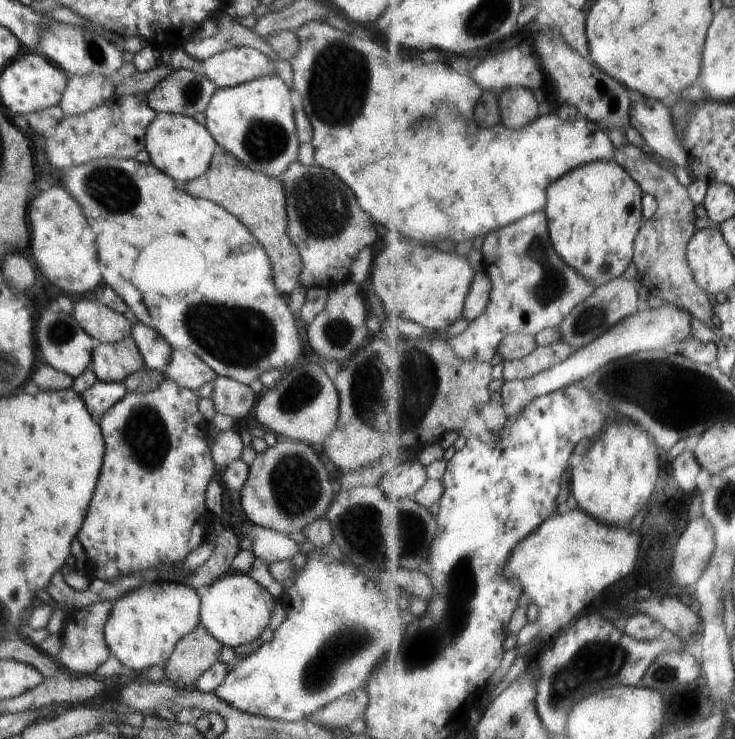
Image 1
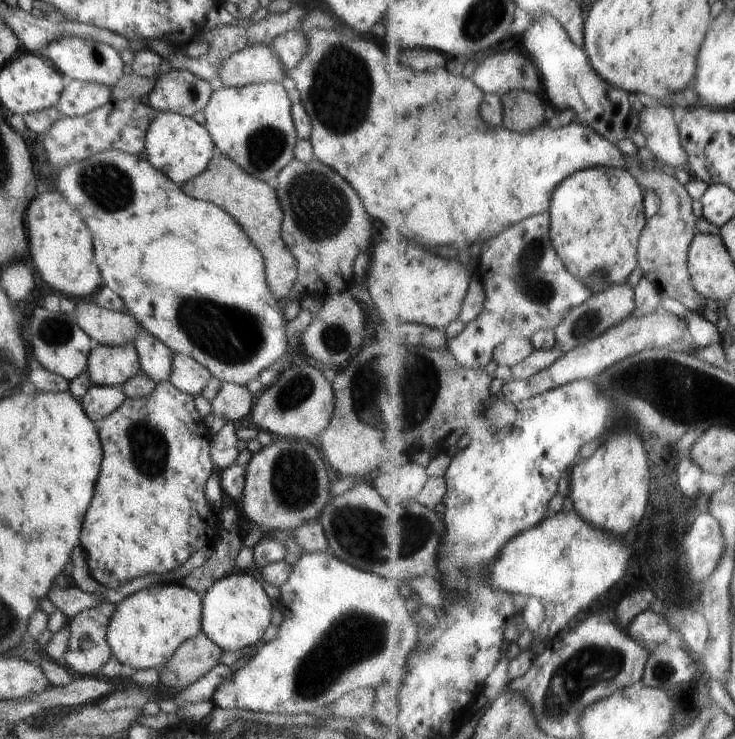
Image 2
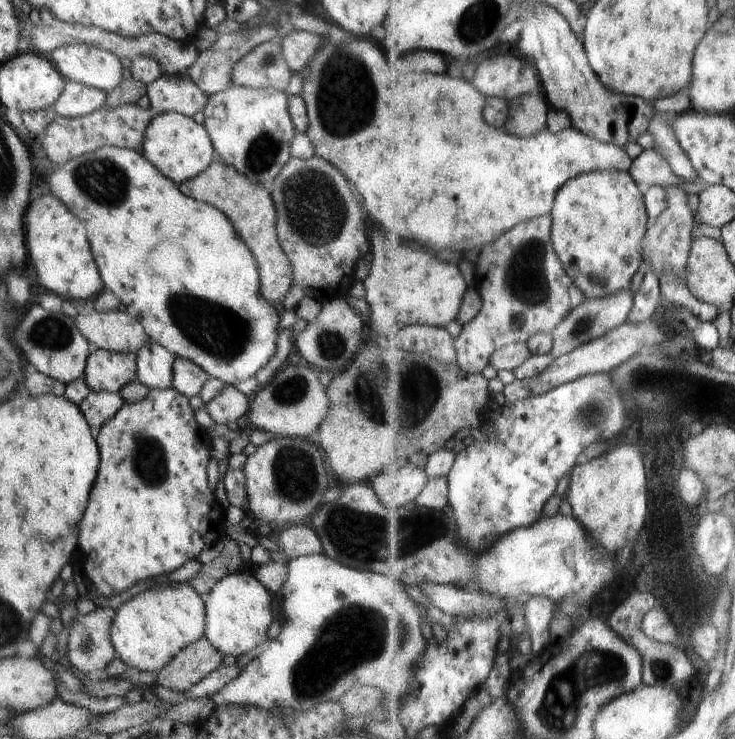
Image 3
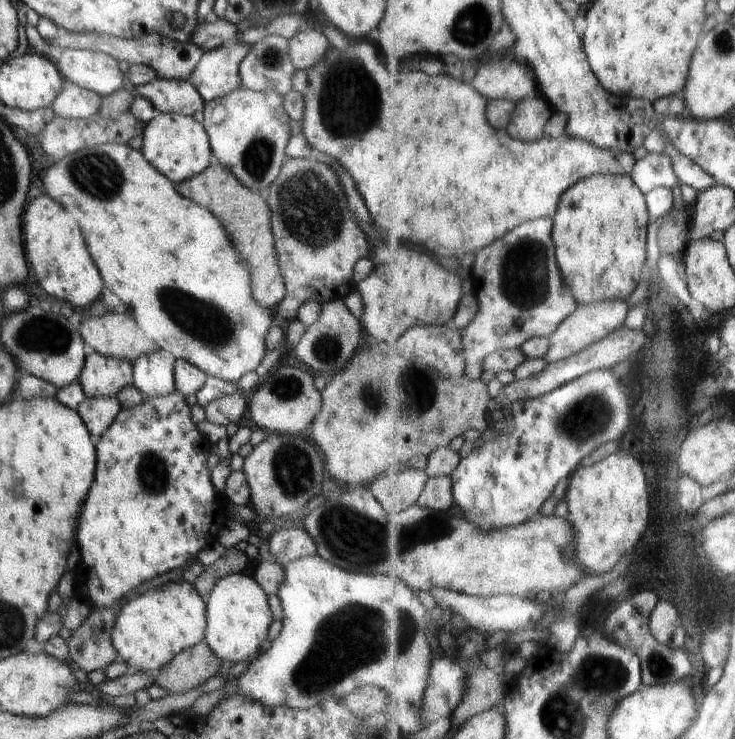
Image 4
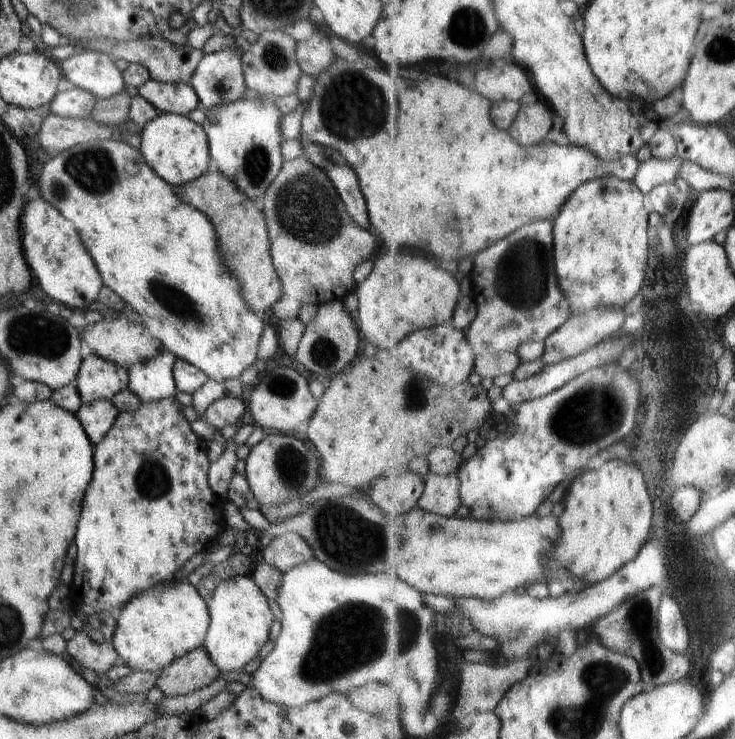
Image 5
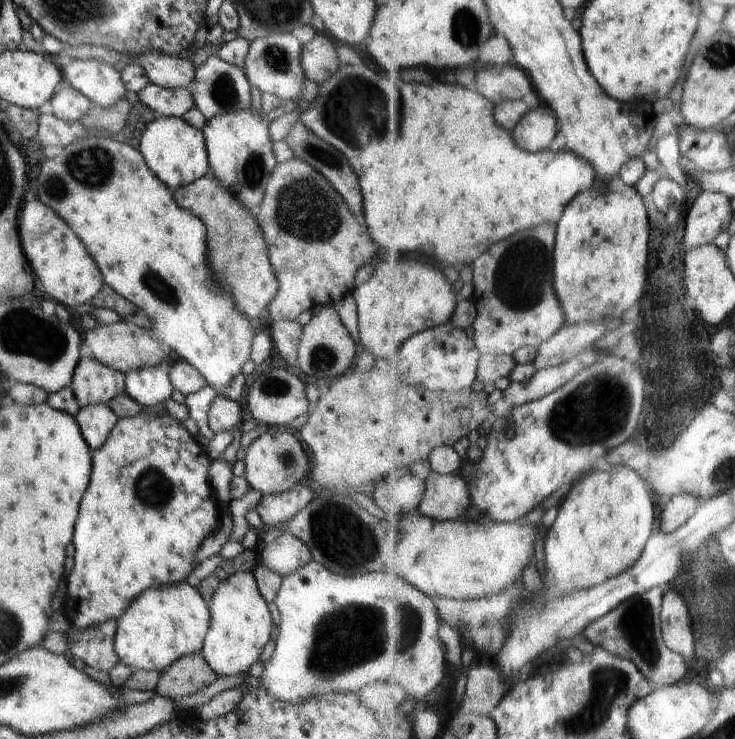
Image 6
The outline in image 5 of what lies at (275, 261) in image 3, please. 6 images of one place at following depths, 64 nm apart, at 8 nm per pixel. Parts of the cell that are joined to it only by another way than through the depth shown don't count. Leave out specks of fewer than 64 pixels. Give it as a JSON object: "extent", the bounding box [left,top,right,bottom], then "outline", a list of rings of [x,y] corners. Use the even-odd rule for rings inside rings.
{"extent":[174,170,283,316],"outline":[[[216,170],[207,171],[197,180],[174,187],[174,192],[182,202],[198,208],[212,220],[221,255],[239,281],[246,305],[261,316],[271,313],[275,303],[282,297],[283,285],[272,263],[266,216],[260,202],[247,198],[229,177]]]}

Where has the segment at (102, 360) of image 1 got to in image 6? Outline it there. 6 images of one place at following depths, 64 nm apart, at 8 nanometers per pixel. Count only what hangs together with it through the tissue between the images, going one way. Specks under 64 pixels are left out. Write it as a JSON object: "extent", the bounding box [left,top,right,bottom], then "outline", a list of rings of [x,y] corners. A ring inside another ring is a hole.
{"extent":[70,357,126,408],"outline":[[[80,357],[70,388],[80,408],[108,404],[124,391],[126,375],[116,372],[96,358]]]}

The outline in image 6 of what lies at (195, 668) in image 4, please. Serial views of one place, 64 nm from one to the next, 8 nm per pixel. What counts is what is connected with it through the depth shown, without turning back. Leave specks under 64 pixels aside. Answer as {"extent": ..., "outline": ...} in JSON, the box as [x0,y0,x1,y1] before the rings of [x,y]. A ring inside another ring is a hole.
{"extent":[155,653,218,700],"outline":[[[202,653],[187,654],[176,662],[171,662],[170,666],[160,673],[155,691],[168,700],[178,700],[200,692],[216,678],[218,674],[206,664]]]}

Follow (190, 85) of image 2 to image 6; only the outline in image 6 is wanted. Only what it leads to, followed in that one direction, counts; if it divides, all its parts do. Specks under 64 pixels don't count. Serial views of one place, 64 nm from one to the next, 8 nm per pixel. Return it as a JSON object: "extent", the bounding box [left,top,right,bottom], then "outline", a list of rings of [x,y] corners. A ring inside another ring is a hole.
{"extent":[138,81,194,117],"outline":[[[150,81],[138,92],[139,101],[160,116],[182,117],[194,108],[194,99],[187,88],[166,88]]]}

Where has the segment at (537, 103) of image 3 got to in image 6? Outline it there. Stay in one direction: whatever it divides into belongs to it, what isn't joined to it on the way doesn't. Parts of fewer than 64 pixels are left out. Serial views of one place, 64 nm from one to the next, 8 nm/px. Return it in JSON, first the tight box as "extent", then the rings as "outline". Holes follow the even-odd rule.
{"extent":[513,102,561,150],"outline":[[[543,102],[524,116],[524,120],[513,130],[518,144],[526,146],[526,150],[550,148],[558,132],[561,133],[557,115]]]}

